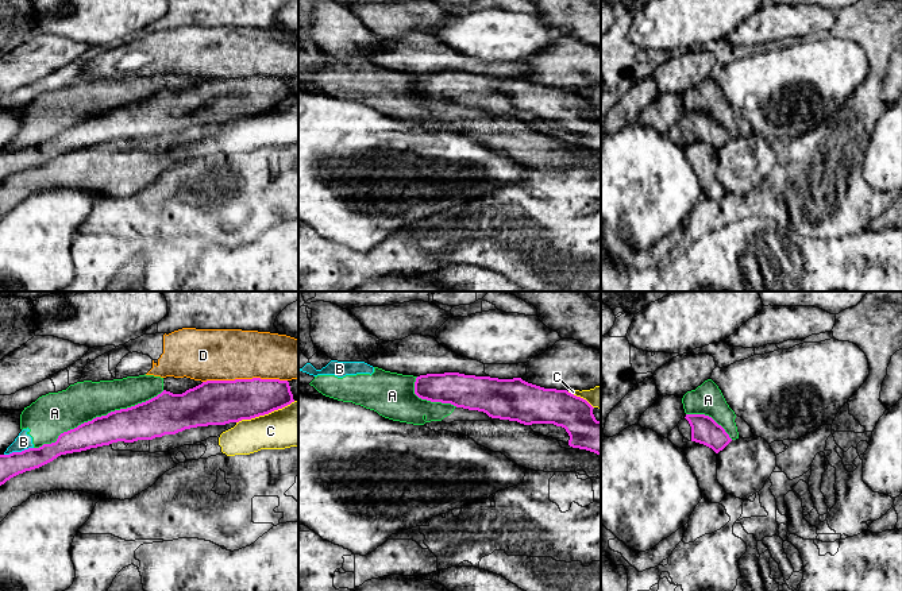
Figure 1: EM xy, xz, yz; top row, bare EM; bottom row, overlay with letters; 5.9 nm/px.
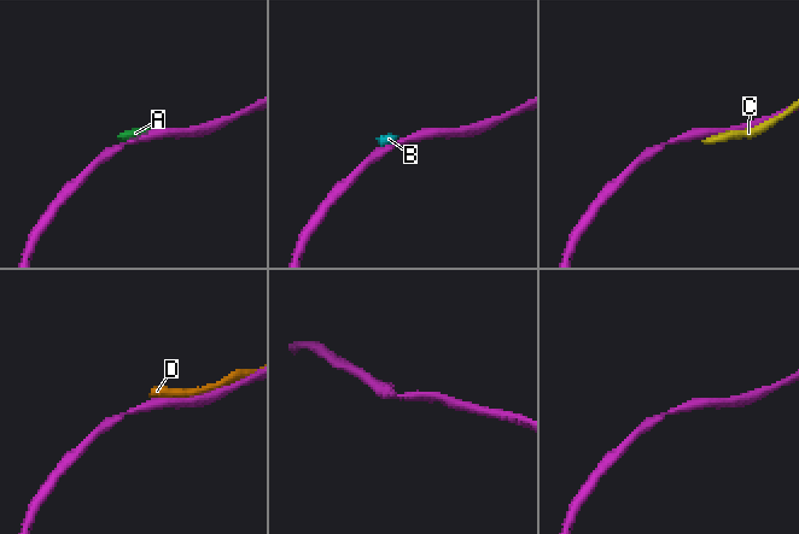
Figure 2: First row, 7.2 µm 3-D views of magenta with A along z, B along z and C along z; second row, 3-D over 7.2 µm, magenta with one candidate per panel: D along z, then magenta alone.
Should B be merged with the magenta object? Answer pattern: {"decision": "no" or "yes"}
{"decision": "no"}

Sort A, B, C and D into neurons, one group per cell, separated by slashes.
A B / C / D

